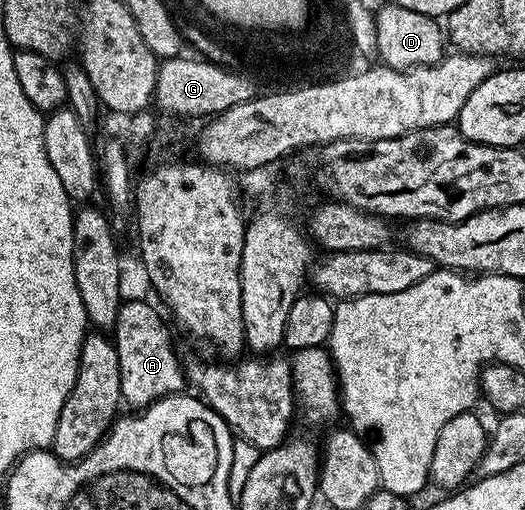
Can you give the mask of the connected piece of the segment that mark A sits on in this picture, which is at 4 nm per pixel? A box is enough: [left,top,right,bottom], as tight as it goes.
[112,299,188,410]

